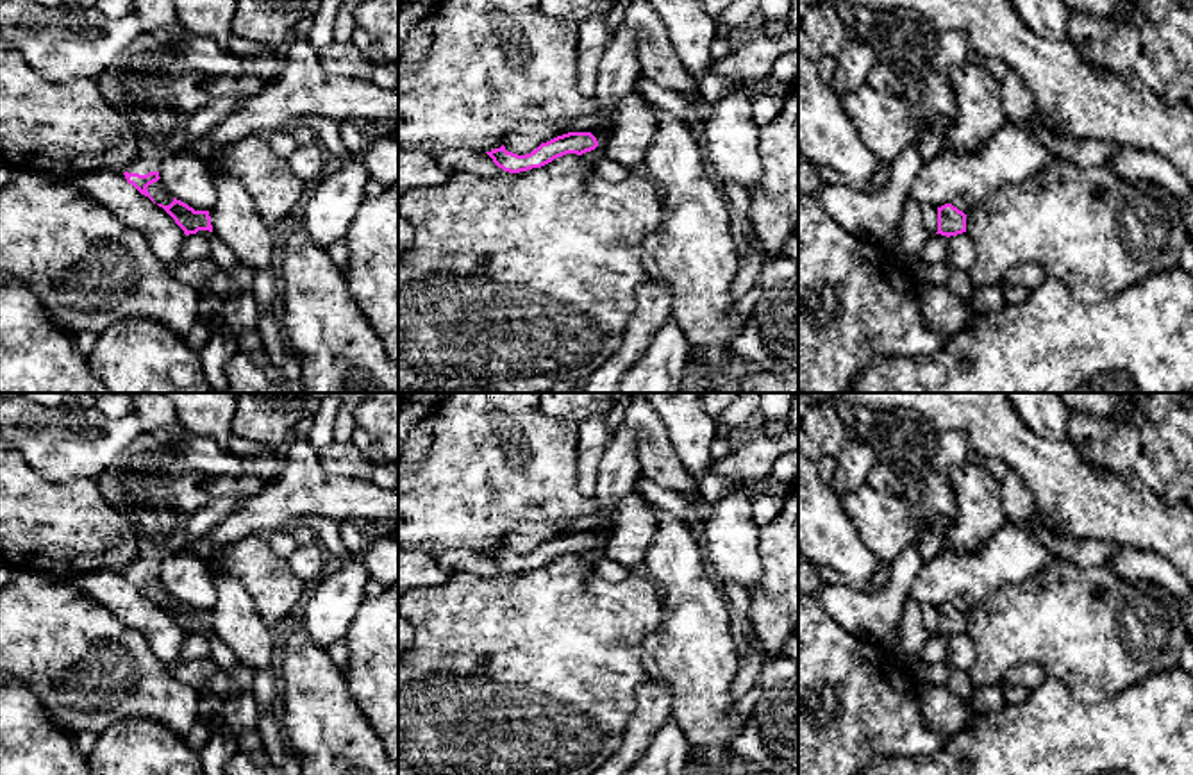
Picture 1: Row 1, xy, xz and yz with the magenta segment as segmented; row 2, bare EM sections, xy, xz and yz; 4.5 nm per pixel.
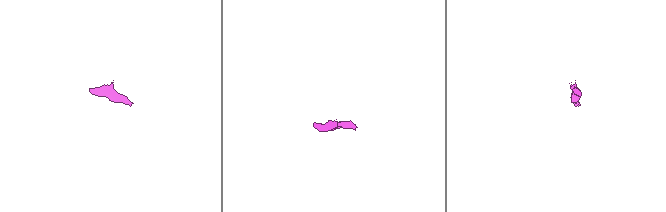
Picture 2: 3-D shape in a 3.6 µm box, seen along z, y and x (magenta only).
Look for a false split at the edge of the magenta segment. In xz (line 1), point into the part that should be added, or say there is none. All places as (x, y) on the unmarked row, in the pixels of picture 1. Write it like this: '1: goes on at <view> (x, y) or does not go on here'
1: does not go on here

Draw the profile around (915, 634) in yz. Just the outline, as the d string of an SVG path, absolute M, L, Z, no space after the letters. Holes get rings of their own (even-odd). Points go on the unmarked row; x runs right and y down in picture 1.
M905 600L902 605L902 648L904 657L916 655L932 634L923 625L922 605L914 600Z

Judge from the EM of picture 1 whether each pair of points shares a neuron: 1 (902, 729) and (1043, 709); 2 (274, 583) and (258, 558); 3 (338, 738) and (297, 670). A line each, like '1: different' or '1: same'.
1: different
2: same
3: same

